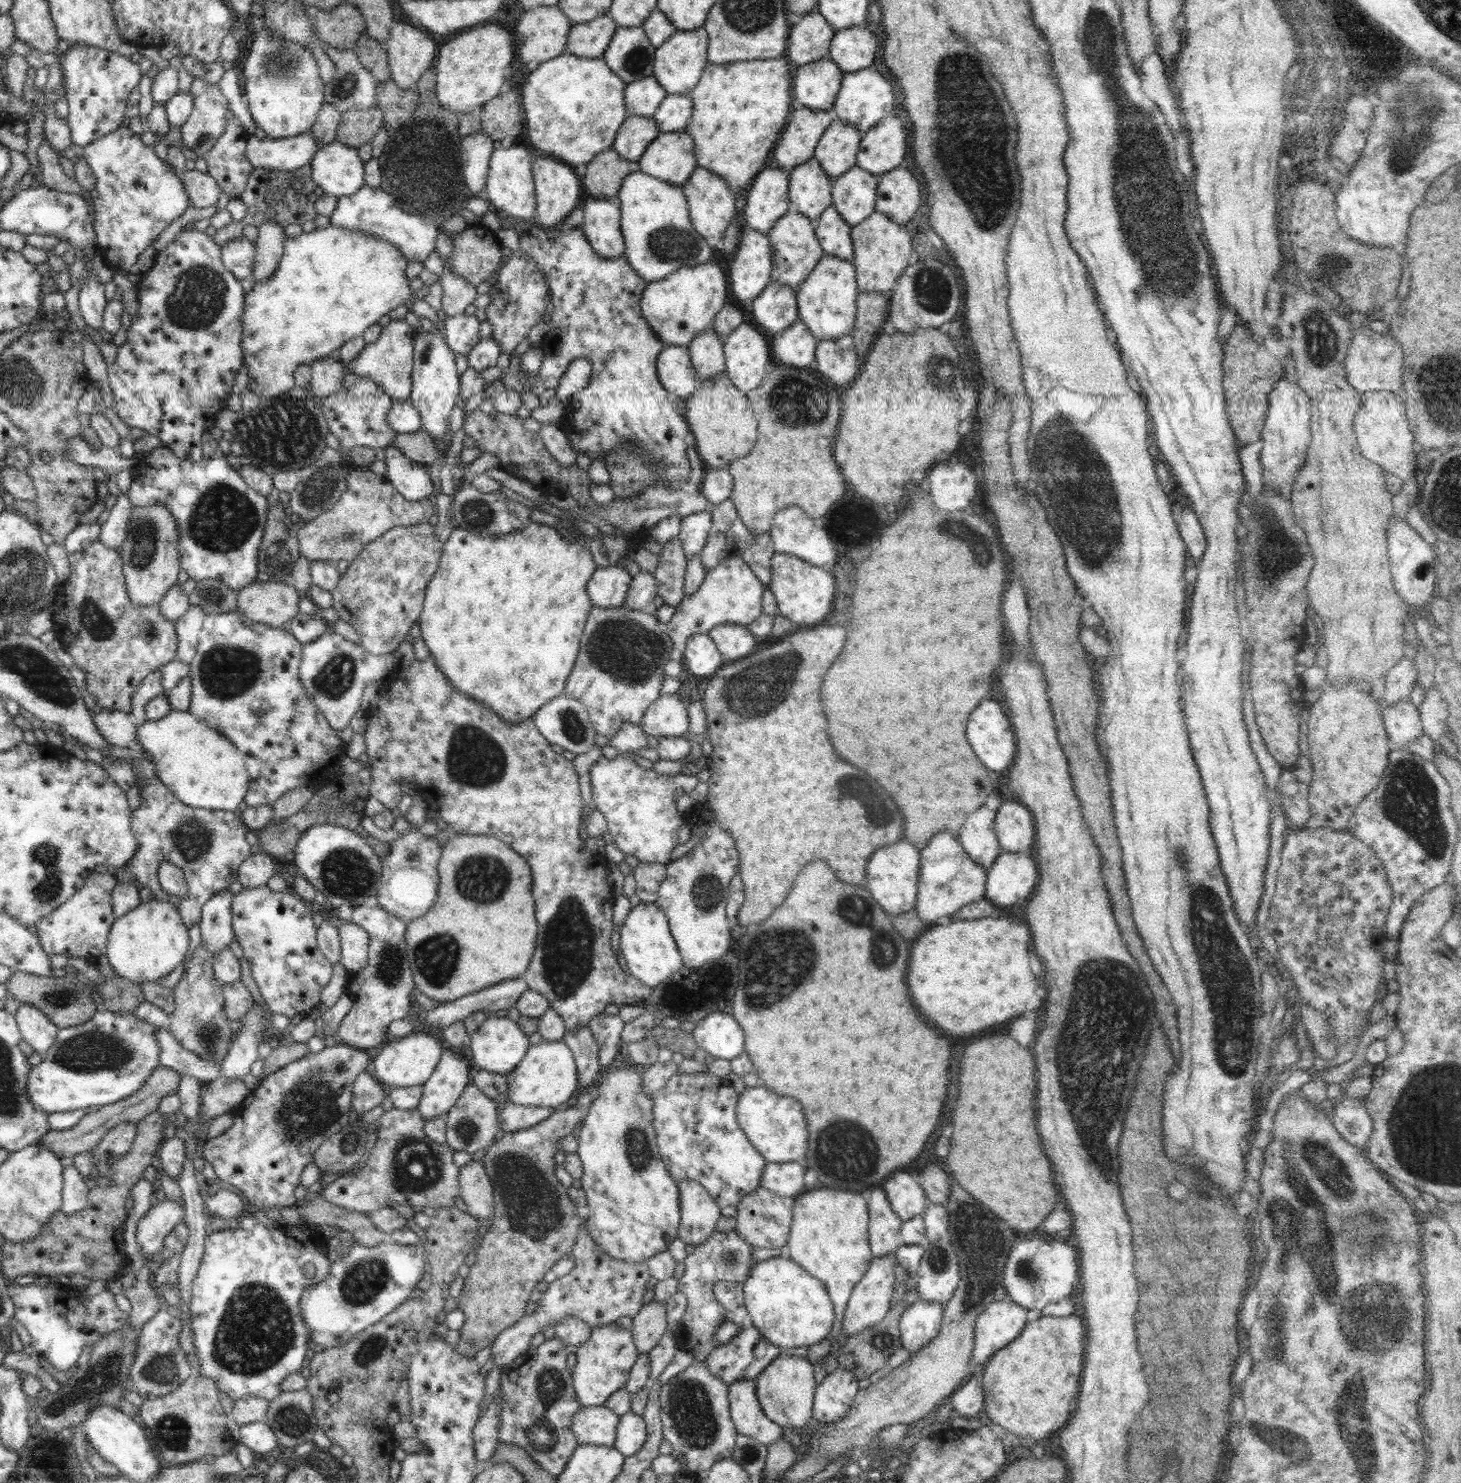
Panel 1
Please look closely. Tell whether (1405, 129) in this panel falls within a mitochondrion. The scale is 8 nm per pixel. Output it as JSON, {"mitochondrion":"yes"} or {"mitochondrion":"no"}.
{"mitochondrion":"yes"}

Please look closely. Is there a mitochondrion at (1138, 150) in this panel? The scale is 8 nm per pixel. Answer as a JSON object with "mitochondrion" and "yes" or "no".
{"mitochondrion":"yes"}

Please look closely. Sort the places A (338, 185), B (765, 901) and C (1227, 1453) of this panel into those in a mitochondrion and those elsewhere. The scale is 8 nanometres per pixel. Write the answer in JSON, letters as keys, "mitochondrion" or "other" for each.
{"A":"other","B":"other","C":"other"}

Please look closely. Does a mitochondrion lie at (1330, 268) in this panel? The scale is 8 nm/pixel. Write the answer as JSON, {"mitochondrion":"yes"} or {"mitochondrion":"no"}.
{"mitochondrion":"yes"}

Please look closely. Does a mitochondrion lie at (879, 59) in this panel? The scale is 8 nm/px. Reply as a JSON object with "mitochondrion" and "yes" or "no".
{"mitochondrion":"no"}

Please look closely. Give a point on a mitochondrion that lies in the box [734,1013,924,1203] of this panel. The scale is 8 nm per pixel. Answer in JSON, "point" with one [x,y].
{"point":[845,1150]}

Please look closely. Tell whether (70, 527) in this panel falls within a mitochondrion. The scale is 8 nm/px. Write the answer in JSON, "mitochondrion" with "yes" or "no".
{"mitochondrion":"no"}

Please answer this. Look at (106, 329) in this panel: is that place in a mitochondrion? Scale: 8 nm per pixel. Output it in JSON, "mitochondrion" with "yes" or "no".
{"mitochondrion":"no"}

